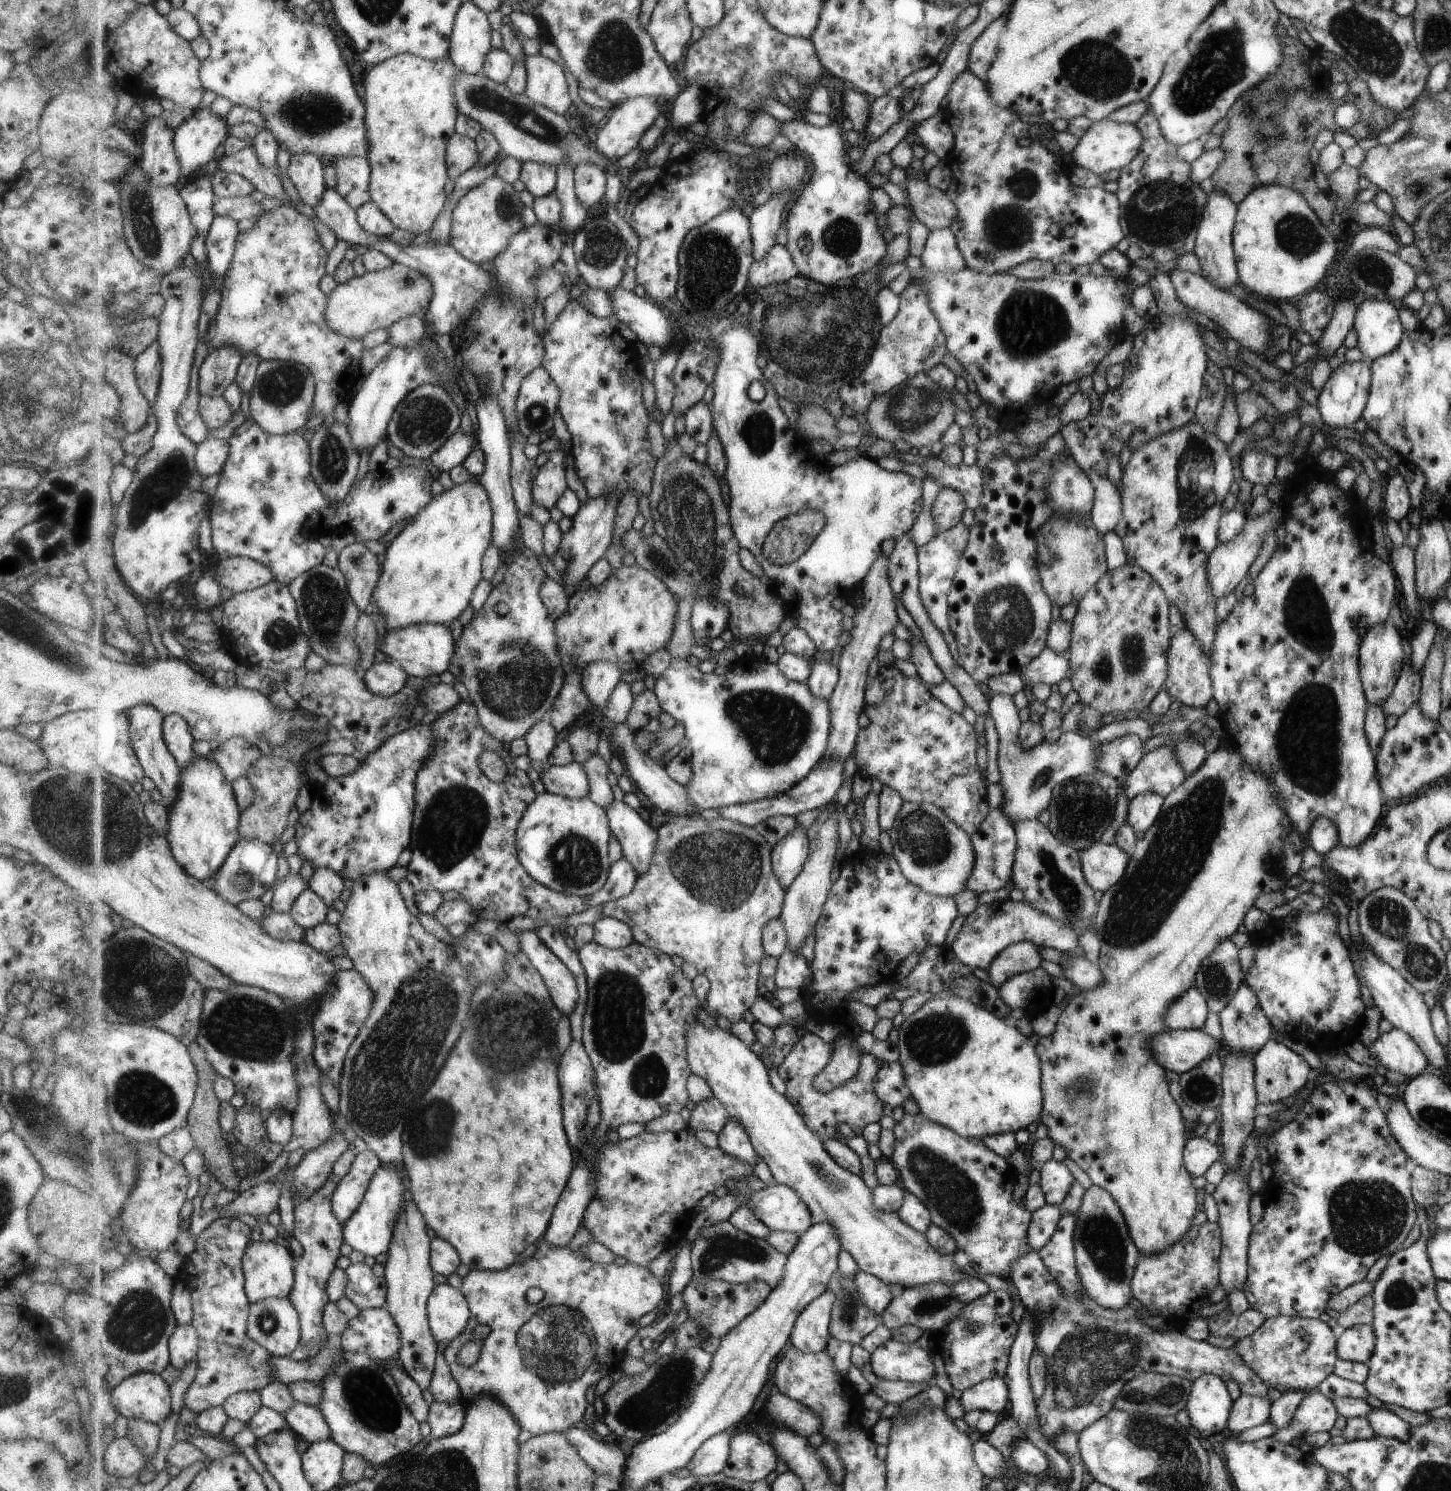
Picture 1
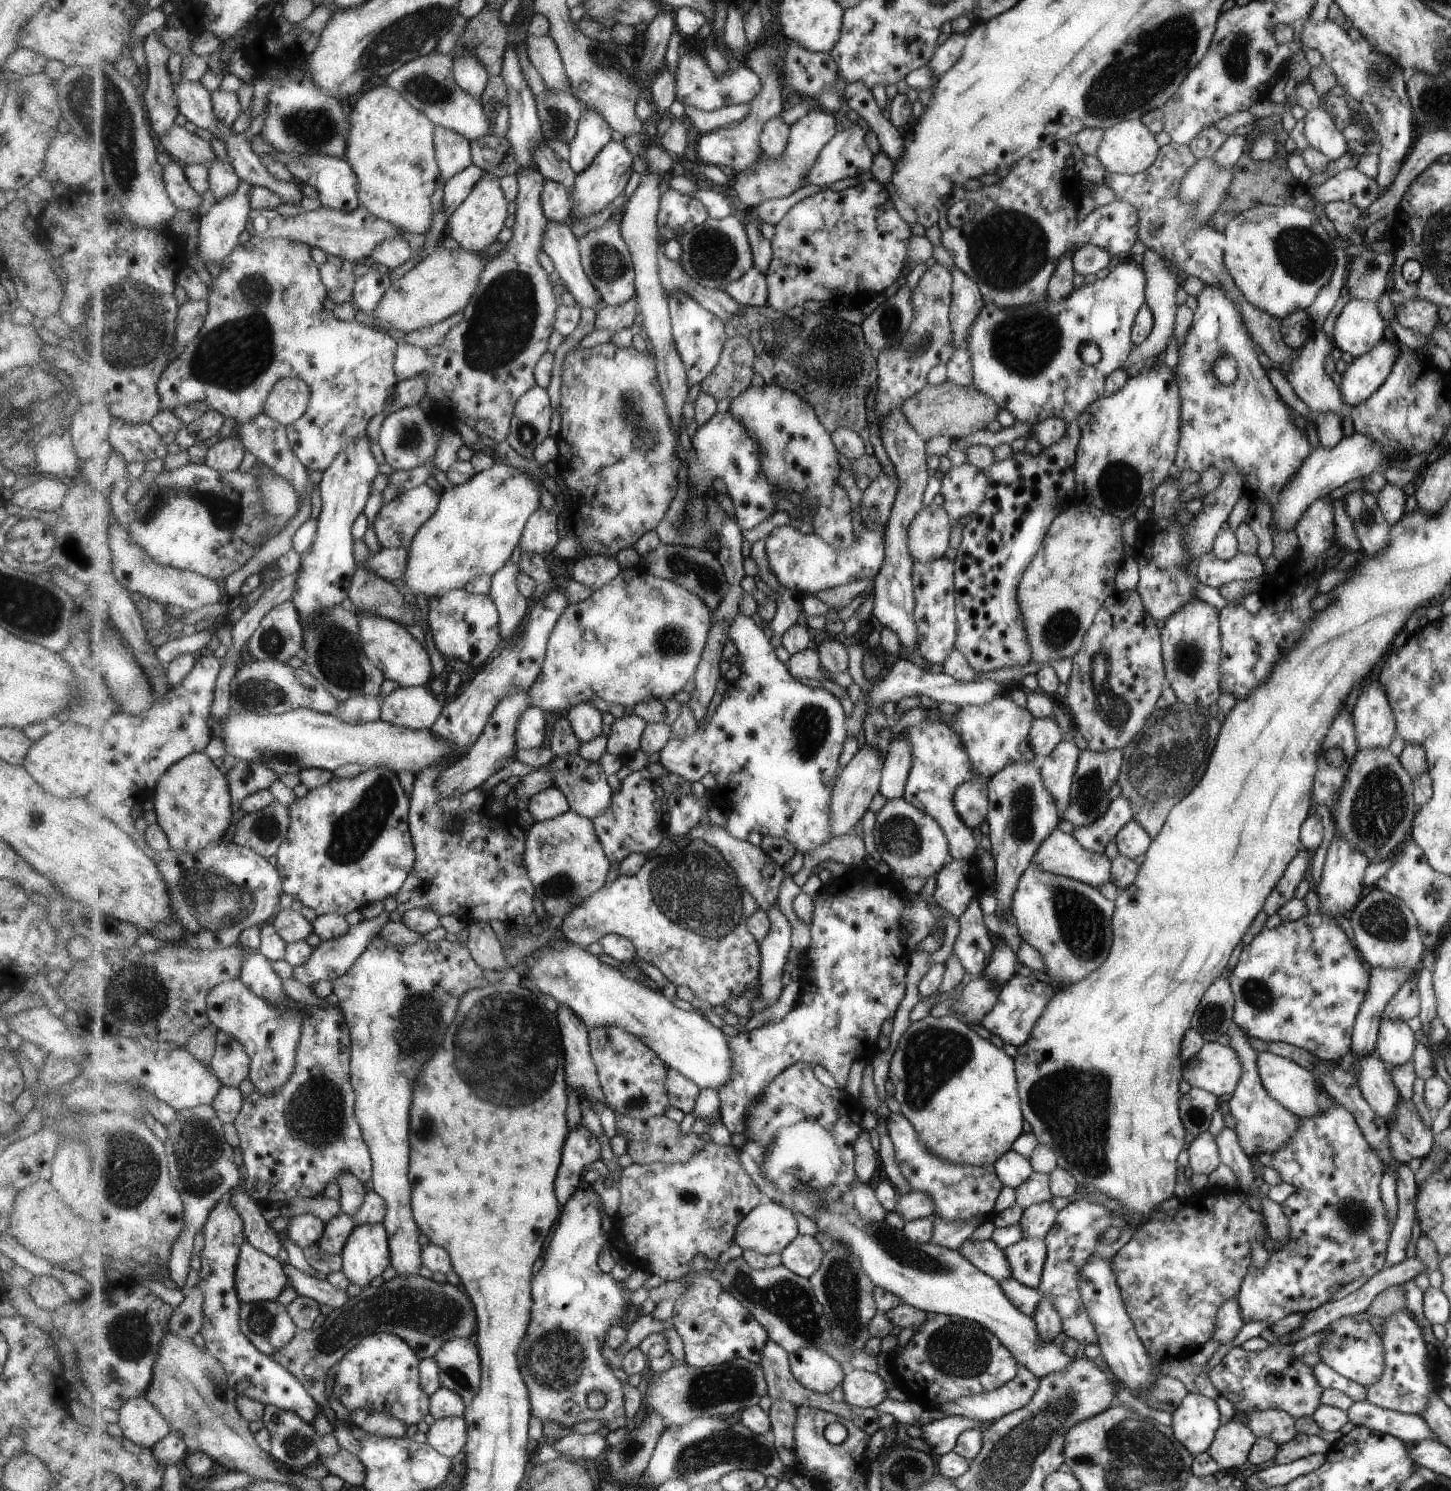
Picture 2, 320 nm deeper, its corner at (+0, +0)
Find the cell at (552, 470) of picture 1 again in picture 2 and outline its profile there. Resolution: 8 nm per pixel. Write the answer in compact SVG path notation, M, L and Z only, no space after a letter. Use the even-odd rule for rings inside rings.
M540 507L529 518L525 526L522 540L520 541L521 550L527 552L537 552L537 554L547 555L555 550L555 546L561 540L561 528L559 528L559 514L547 512Z

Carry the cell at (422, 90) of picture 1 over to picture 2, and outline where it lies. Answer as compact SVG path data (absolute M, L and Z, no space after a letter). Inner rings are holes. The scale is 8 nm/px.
M388 83L363 94L350 110L350 118L353 128L347 161L359 178L361 205L378 218L393 222L403 234L423 235L434 220L431 198L441 175L436 158L437 124Z

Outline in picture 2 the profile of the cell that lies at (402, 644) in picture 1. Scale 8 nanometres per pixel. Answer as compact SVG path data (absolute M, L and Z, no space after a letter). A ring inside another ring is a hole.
M359 614L361 638L365 644L365 654L371 658L385 676L385 679L395 681L400 686L429 686L434 678L431 676L431 656L423 648L419 640L411 636L403 624L375 614Z

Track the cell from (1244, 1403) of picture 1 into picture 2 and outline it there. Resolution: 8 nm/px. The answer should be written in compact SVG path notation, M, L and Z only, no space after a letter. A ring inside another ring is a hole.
M1232 1418L1230 1422L1220 1424L1206 1452L1220 1471L1228 1472L1247 1461L1256 1438L1245 1424L1237 1423L1236 1418Z

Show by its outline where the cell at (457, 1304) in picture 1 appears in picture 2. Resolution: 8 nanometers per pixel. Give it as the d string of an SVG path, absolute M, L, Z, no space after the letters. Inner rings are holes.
M469 1338L450 1341L434 1358L439 1364L442 1387L456 1391L466 1407L480 1394L482 1361L478 1342Z

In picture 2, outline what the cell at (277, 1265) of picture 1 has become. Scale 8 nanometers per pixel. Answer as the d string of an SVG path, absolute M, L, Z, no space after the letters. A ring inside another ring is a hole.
M245 1242L241 1248L237 1264L237 1287L239 1298L245 1303L277 1301L279 1294L285 1290L289 1276L285 1273L285 1266L277 1262L275 1257L258 1250L252 1243Z

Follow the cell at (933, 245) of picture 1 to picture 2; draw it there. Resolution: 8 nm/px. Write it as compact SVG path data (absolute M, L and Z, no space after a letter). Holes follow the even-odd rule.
M954 266L949 274L953 276L949 323L952 327L953 349L955 350L959 344L965 345L967 330L984 303L977 284L963 270Z

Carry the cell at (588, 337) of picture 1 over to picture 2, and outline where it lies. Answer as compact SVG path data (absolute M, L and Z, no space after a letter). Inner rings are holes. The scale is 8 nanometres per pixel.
M609 341L593 348L574 348L564 358L562 370L561 404L555 430L561 454L554 466L555 474L567 493L578 493L585 503L571 514L584 554L571 560L575 564L587 554L616 557L619 549L634 548L643 534L656 531L677 495L677 474L681 468L677 450L679 434L671 426L665 408L655 355L643 354L633 346L621 348Z

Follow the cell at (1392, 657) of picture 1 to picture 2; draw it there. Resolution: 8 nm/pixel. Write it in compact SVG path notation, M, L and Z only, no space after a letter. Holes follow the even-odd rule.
M1376 678L1363 684L1351 714L1358 750L1383 749L1391 742L1396 732L1391 710L1384 688Z

